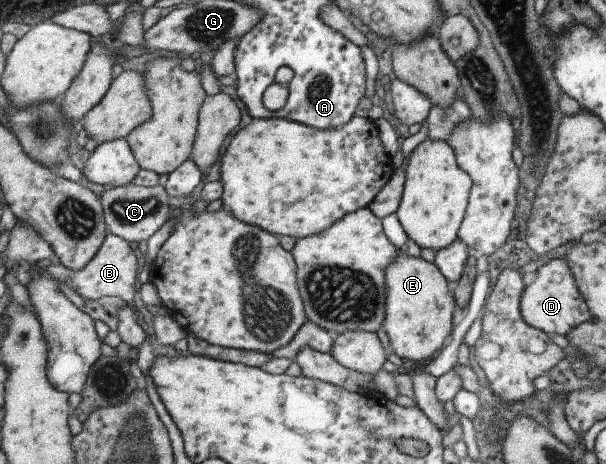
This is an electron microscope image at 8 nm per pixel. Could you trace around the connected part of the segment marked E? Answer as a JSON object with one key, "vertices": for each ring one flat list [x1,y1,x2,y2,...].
{"vertices":[[405,247,396,249,396,261,384,270,386,280,386,307,382,328,389,338,389,350,398,358,416,364,434,358,453,330,451,317,456,302,452,286,443,278,439,269,420,257,409,257]]}

